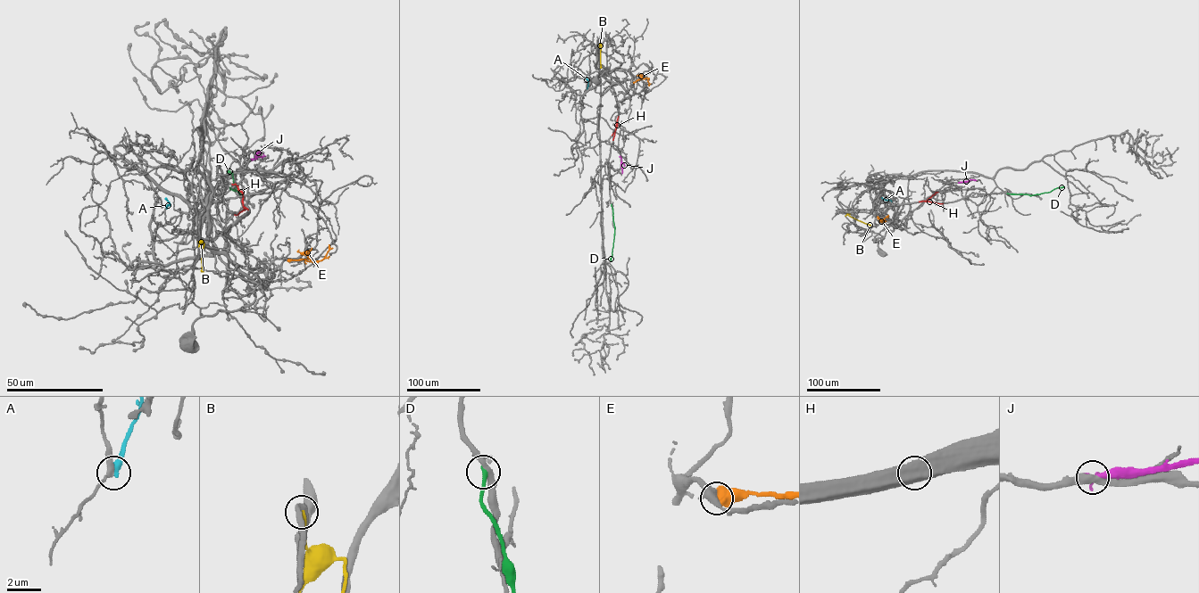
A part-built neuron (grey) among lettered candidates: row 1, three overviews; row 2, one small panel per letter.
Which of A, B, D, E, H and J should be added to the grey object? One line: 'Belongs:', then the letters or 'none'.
Belongs: none

